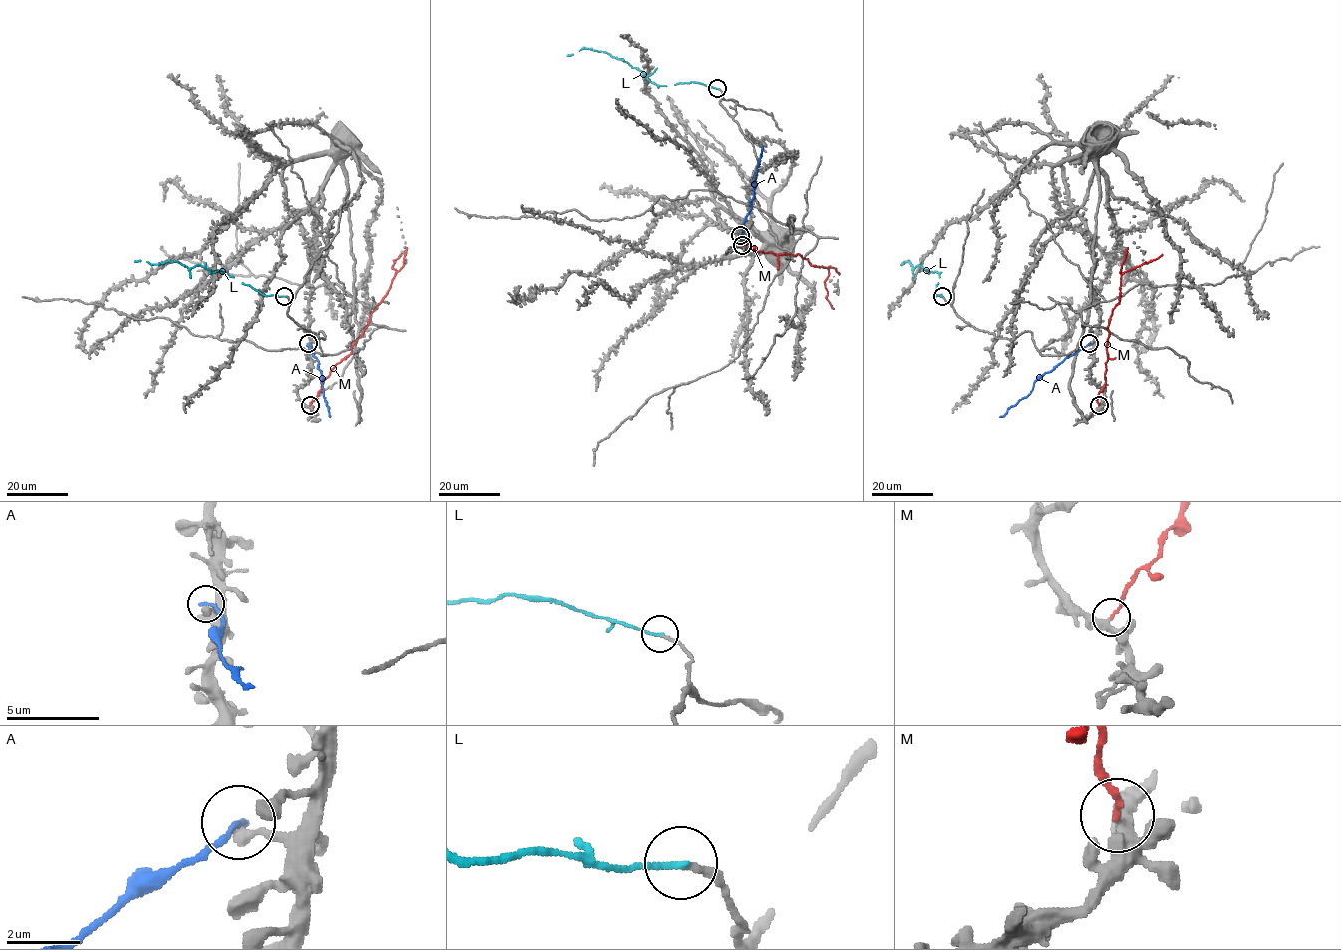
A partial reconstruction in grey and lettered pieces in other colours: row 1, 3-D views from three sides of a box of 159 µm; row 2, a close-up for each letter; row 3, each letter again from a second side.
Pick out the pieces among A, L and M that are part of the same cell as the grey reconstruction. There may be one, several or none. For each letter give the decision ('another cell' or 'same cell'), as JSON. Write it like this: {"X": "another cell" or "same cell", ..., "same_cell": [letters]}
{"A": "another cell", "L": "same cell", "M": "another cell", "same_cell": ["L"]}

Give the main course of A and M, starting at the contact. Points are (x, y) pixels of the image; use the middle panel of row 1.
A: (741, 235), (743, 222), (751, 209), (753, 181), (762, 146)
M: (742, 245), (749, 244), (756, 252), (798, 254), (812, 265), (827, 268), (825, 288), (827, 299), (834, 308)

